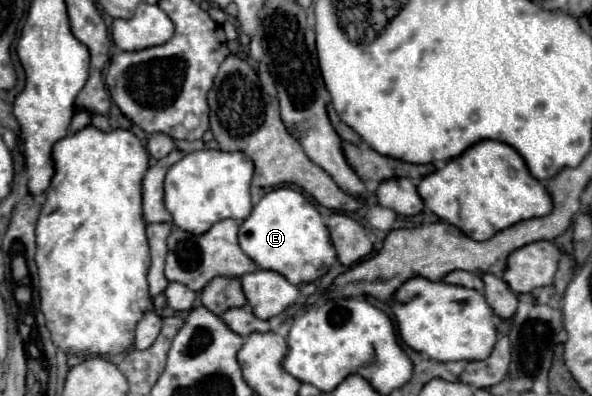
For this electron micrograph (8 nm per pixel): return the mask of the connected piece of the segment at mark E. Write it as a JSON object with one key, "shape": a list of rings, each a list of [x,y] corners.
{"shape":[[[292,188],[268,192],[242,222],[238,236],[242,250],[262,270],[278,272],[296,286],[316,282],[336,260],[336,250],[330,242],[330,234],[320,212],[302,196],[302,192]]]}

